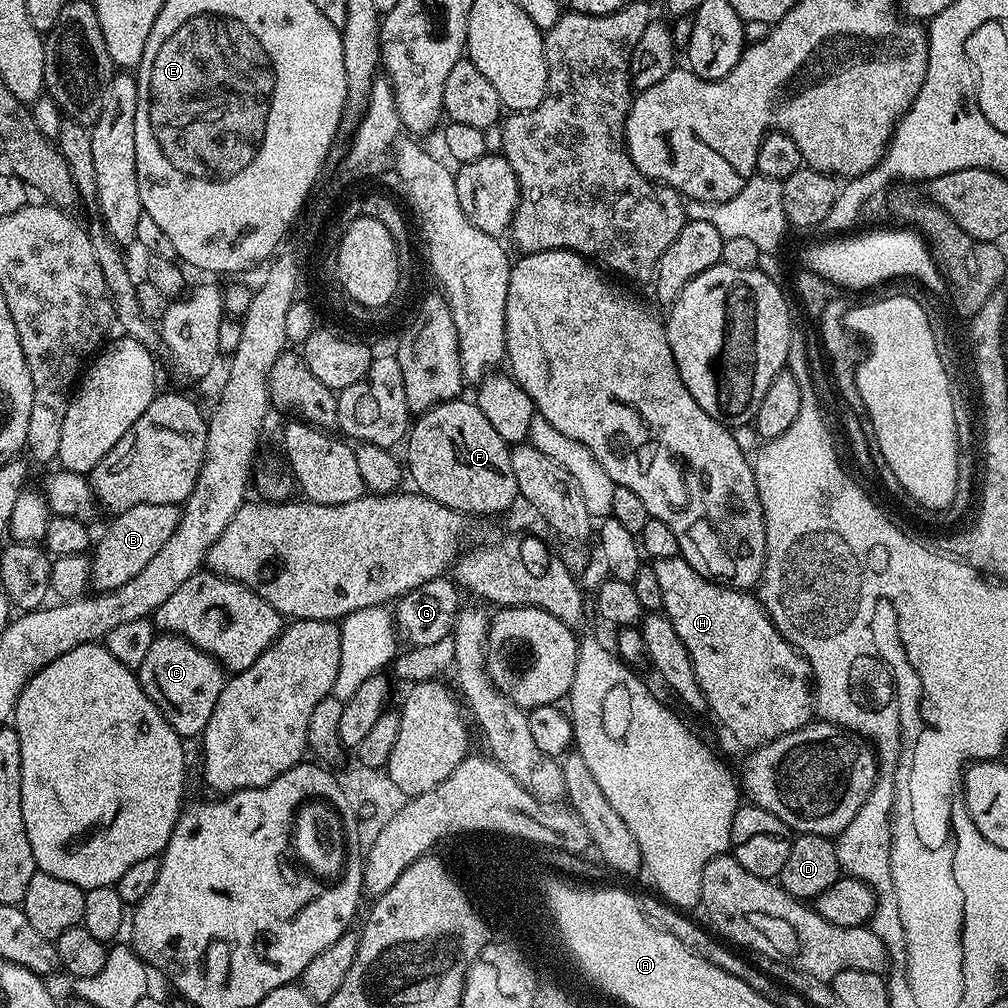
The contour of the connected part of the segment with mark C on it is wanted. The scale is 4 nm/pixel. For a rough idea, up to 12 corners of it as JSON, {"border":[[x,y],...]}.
{"border":[[158,634],[138,675],[182,738],[199,737],[226,679],[220,661]]}

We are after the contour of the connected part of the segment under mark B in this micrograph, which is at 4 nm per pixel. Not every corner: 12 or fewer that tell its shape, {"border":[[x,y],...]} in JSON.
{"border":[[175,504],[113,515],[95,541],[91,587],[113,592],[166,546]]}

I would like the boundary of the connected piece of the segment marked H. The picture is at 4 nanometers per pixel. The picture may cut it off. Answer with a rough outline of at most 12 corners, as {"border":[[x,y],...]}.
{"border":[[654,578],[707,711],[744,747],[813,719],[808,659],[751,591]]}

